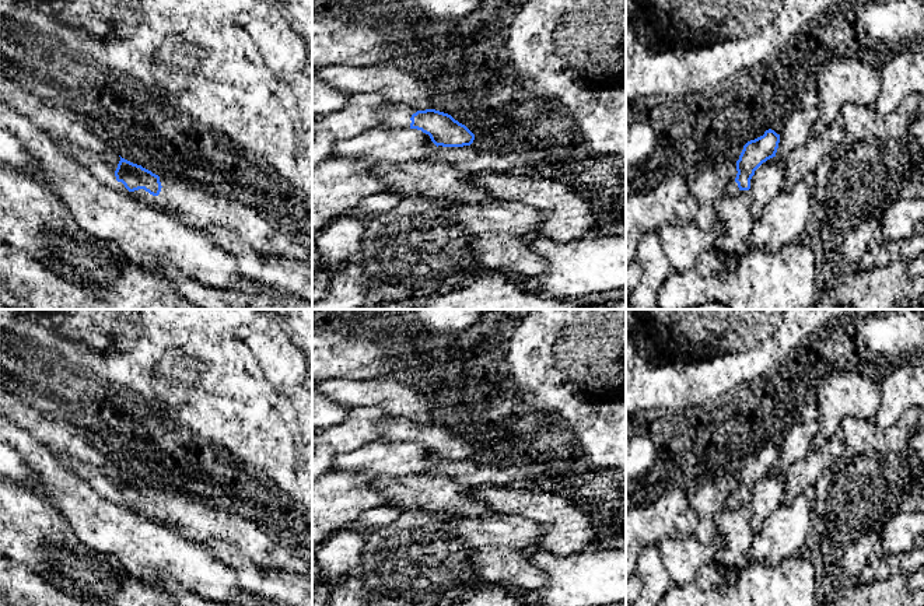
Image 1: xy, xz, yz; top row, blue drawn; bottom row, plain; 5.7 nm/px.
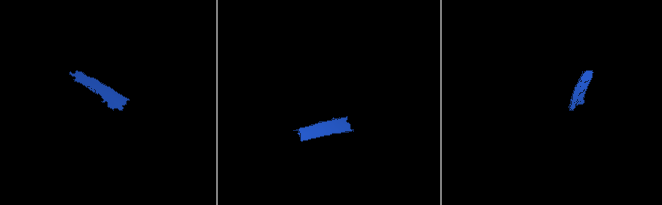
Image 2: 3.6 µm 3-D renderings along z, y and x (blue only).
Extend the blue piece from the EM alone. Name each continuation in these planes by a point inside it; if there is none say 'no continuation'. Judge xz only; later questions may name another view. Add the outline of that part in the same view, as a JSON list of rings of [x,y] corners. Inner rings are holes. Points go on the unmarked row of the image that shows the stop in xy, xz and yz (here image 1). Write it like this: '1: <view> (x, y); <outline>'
1: xz (395, 430); [[[388,418],[382,425],[382,434],[379,437],[384,442],[406,442],[410,441],[410,431],[417,423],[409,418]]]

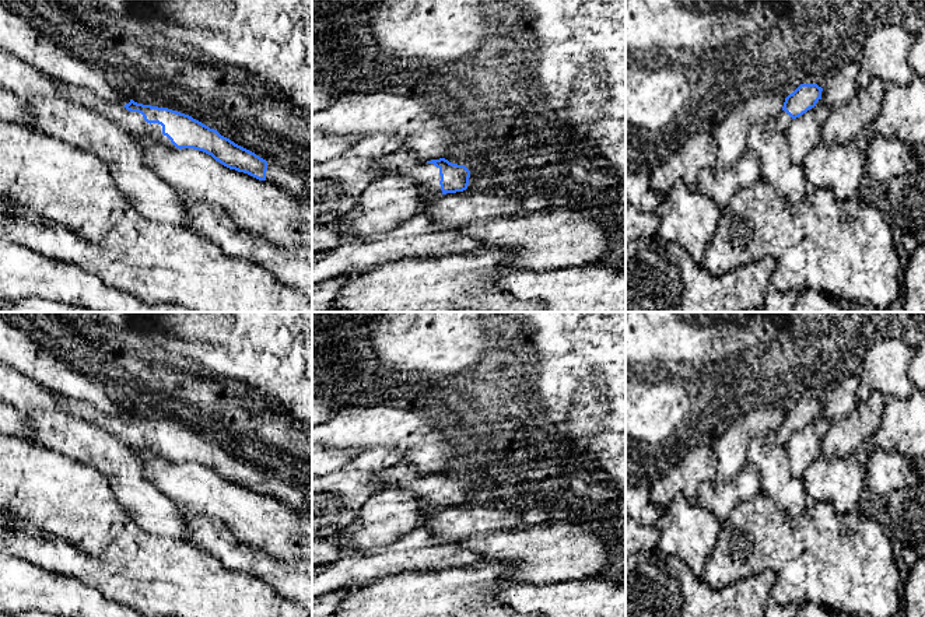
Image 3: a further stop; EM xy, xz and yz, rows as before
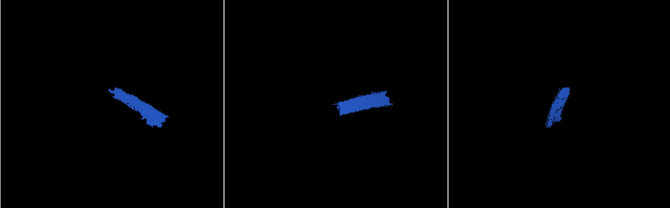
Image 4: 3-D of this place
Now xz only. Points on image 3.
1: xz (427, 488); [[[397,464],[378,473],[383,488],[403,488],[424,501],[431,511],[442,509],[439,481],[417,470]]]

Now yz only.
1: yz (780, 437); [[[781,424],[775,431],[768,432],[765,439],[772,446],[785,446],[792,434],[793,432],[785,424]]]

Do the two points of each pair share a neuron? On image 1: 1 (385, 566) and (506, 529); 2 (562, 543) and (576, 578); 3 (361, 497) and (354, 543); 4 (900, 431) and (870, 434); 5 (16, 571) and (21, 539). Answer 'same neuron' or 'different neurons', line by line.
1: same neuron
2: different neurons
3: different neurons
4: same neuron
5: different neurons

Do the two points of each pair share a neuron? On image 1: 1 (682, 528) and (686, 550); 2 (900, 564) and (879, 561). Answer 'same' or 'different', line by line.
1: different
2: same

